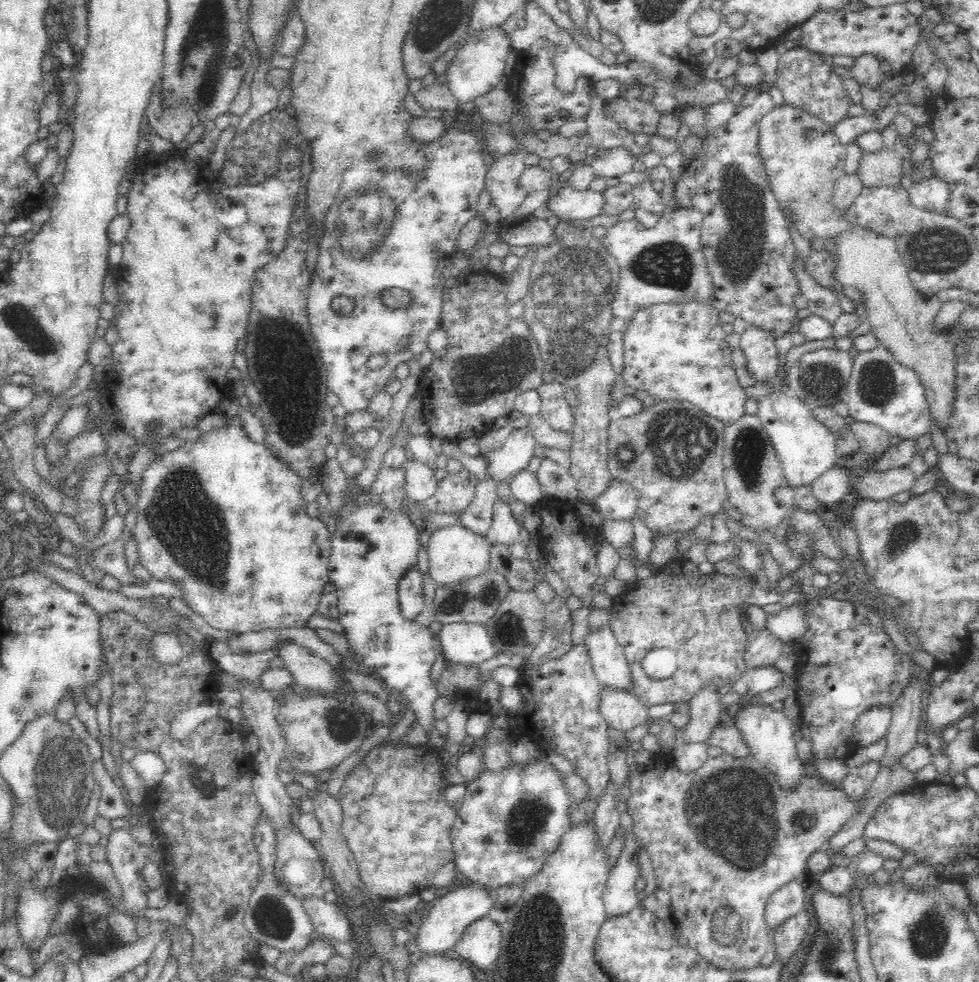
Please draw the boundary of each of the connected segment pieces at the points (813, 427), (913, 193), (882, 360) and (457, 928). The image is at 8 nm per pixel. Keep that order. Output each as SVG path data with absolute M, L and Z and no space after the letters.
M785 391L772 392L760 398L756 416L776 449L782 476L790 488L811 485L822 473L836 467L835 437L798 397Z
M936 177L924 178L909 189L909 199L918 208L944 213L948 198L946 183Z
M882 345L853 358L846 403L854 421L874 424L891 437L920 438L930 432L932 419L925 388L914 372L902 367Z
M461 883L460 888L435 899L428 916L422 920L417 932L418 948L426 955L452 954L456 942L462 938L463 932L472 922L489 915L494 907L495 897L488 890L469 883Z

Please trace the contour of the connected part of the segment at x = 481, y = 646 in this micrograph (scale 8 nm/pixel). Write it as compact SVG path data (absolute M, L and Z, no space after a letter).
M449 622L440 626L439 638L445 660L454 663L482 663L486 659L496 661L498 652L493 648L487 627L482 623Z

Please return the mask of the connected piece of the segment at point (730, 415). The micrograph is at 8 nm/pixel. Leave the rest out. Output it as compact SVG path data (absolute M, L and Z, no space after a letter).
M696 300L670 301L640 308L622 332L624 368L620 376L628 386L648 392L649 400L688 401L706 414L722 419L725 424L734 424L745 413L747 398L744 387L738 382L737 368L732 364L733 350L728 344L728 335L722 330L719 314L708 303L701 304Z

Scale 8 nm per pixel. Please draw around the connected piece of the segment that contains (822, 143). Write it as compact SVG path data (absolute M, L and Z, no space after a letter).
M789 105L774 107L770 112L760 120L760 155L767 168L768 177L770 177L770 185L774 188L778 201L782 204L782 210L786 214L788 210L796 210L796 216L793 220L798 220L798 224L794 224L794 228L807 240L811 242L823 242L826 238L835 240L835 238L846 229L853 226L851 222L845 219L844 212L838 212L832 205L830 193L833 182L844 175L844 163L846 157L846 147L842 146L835 135L835 131L826 126L821 120L814 116L810 116Z

